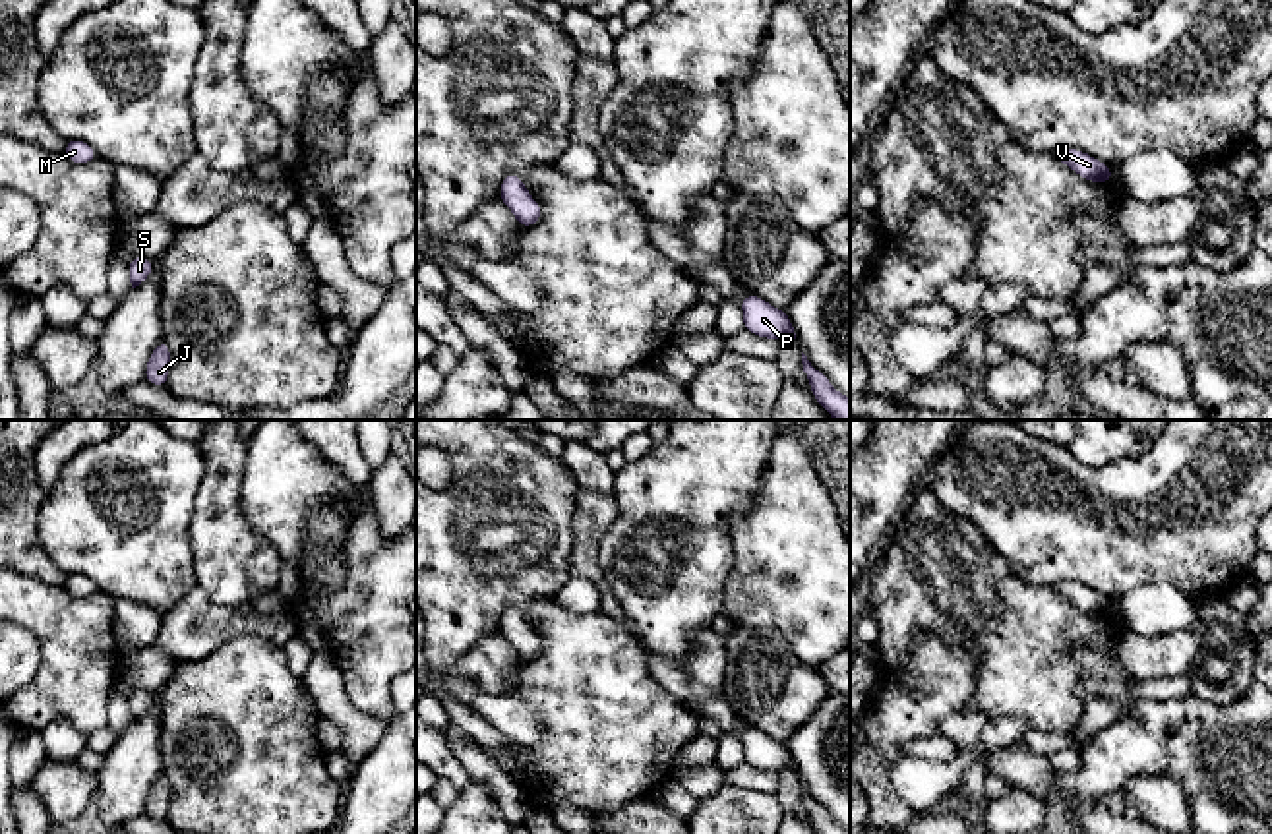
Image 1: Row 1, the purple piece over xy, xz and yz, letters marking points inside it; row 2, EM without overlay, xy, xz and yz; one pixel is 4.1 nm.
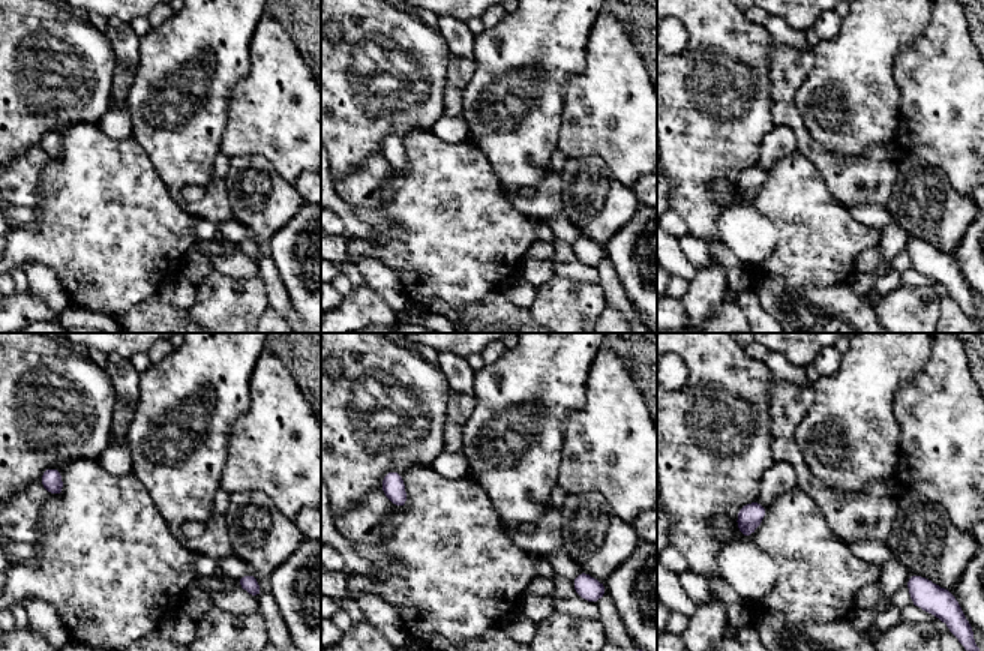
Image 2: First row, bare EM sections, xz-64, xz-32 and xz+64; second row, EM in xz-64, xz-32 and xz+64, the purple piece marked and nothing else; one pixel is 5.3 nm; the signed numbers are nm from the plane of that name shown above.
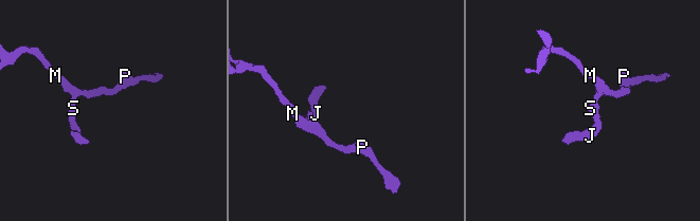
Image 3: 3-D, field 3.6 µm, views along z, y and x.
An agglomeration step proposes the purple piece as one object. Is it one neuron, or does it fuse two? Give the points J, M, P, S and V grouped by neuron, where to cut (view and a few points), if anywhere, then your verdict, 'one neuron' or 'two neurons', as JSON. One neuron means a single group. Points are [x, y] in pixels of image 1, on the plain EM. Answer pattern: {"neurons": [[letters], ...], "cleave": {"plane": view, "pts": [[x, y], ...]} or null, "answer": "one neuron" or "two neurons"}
{"neurons": [["J", "M", "P", "S", "V"]], "cleave": null, "answer": "one neuron"}

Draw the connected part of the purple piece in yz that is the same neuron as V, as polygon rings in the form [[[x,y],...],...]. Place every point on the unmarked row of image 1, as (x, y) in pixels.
[[[1055,582],[1051,586],[1057,594],[1061,594],[1065,600],[1069,600],[1073,606],[1082,610],[1084,613],[1090,615],[1111,615],[1113,613],[1113,604],[1098,594],[1096,590],[1080,584],[1080,582]]]

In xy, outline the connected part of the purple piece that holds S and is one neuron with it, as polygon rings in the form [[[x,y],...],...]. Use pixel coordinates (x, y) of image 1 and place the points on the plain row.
[[[136,689],[130,697],[128,697],[128,708],[130,708],[130,716],[132,722],[139,720],[143,714],[147,714],[147,710],[153,704],[153,693]]]

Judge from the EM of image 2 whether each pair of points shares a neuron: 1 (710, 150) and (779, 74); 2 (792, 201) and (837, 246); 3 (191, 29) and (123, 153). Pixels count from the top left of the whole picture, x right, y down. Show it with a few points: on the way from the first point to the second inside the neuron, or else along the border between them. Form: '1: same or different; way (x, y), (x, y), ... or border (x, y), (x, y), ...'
1: different; border (770, 51), (768, 93), (773, 120)
2: same; way (803, 212), (827, 236)
3: different; border (131, 137), (146, 153), (152, 165)

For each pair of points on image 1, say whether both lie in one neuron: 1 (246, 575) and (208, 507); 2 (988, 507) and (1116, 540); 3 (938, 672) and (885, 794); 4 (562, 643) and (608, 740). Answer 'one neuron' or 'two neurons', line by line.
1: one neuron
2: one neuron
3: one neuron
4: one neuron

